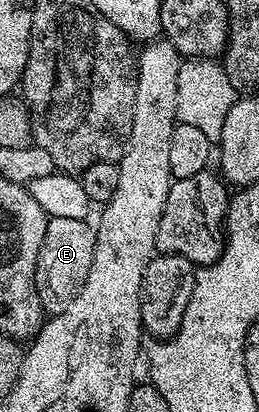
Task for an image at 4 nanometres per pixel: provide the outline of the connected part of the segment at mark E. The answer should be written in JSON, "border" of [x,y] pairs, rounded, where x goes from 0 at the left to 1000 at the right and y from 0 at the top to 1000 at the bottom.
{"border":[[[185,532],[178,573],[162,573],[162,602],[147,612],[139,643],[139,706],[174,765],[255,757],[270,728],[286,728],[286,718],[301,718],[301,709],[332,689],[332,670],[347,660],[347,641],[371,609],[371,561],[340,546],[317,532]]]}

